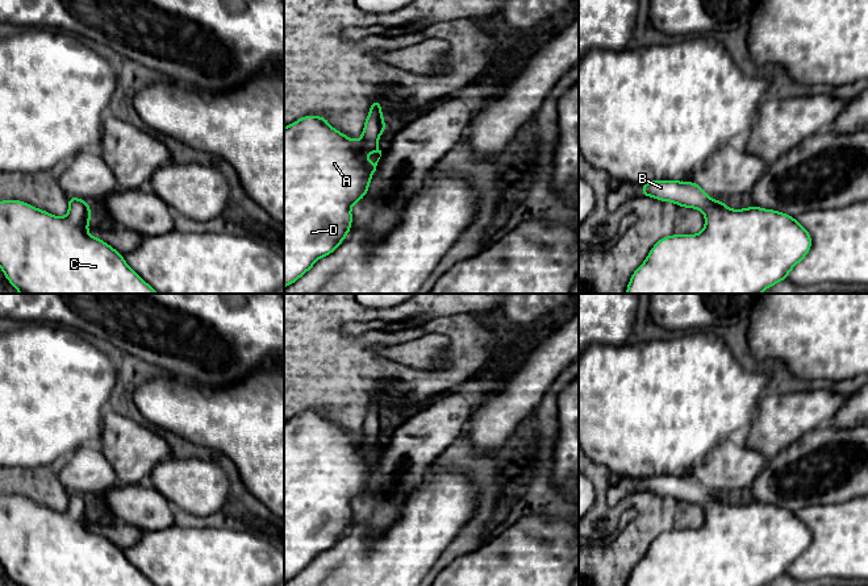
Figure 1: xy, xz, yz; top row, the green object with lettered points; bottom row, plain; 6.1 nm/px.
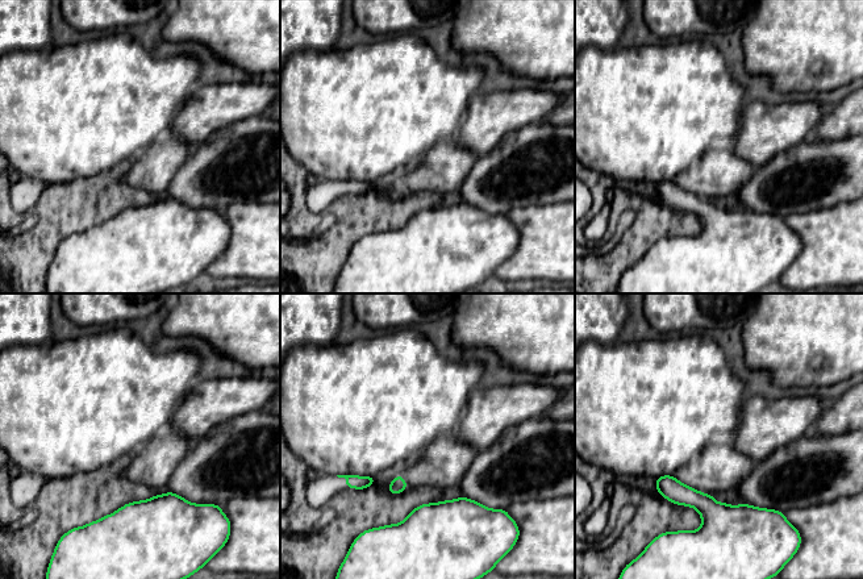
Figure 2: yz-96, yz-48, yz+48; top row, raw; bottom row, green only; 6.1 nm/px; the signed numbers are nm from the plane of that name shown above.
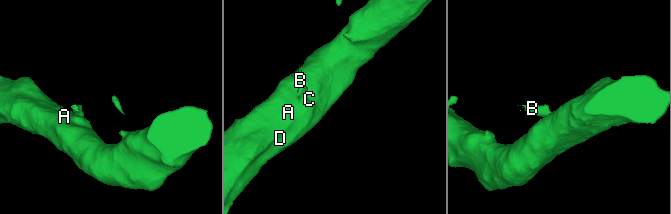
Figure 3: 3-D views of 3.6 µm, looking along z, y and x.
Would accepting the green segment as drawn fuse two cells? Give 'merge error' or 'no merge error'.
no merge error

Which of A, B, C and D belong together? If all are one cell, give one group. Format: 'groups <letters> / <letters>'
groups A B C D

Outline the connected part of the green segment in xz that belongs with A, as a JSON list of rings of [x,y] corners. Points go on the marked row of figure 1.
[[[374,99],[364,122],[362,137],[355,141],[333,128],[326,117],[300,117],[284,128],[284,288],[295,283],[322,257],[343,242],[351,230],[351,207],[362,200],[381,157],[379,138],[388,126],[384,124],[380,100]]]

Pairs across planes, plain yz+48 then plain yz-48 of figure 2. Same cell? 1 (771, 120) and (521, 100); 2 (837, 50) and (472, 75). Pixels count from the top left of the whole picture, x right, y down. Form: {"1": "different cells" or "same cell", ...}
{"1": "same cell", "2": "different cells"}

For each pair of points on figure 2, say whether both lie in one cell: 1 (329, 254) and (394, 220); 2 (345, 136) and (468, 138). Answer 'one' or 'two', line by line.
1: one
2: two

